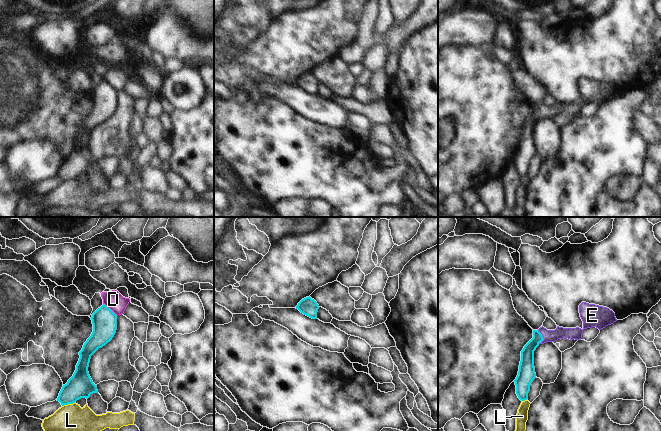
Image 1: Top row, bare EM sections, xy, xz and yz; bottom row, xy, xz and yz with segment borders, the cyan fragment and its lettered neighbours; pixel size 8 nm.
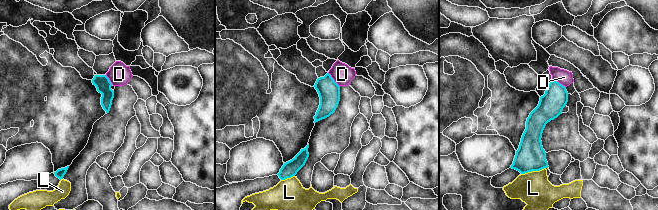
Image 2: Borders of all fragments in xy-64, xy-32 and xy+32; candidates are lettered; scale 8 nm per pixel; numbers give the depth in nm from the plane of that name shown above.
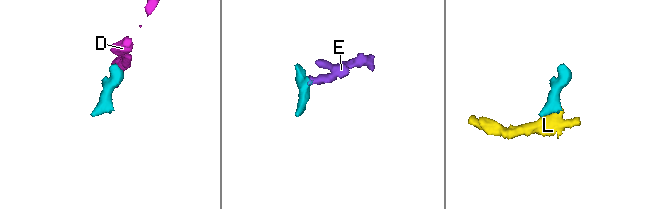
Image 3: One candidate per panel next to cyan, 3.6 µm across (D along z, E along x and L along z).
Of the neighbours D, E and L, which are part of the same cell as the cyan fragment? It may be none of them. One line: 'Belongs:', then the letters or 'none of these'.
Belongs: E

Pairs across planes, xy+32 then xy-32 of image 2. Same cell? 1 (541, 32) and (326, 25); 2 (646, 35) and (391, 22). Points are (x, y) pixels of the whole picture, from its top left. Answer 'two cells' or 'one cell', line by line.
1: one cell
2: one cell

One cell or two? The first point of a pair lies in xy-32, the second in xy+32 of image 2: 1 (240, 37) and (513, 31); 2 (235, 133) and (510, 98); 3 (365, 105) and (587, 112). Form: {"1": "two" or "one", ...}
{"1": "one", "2": "one", "3": "two"}

